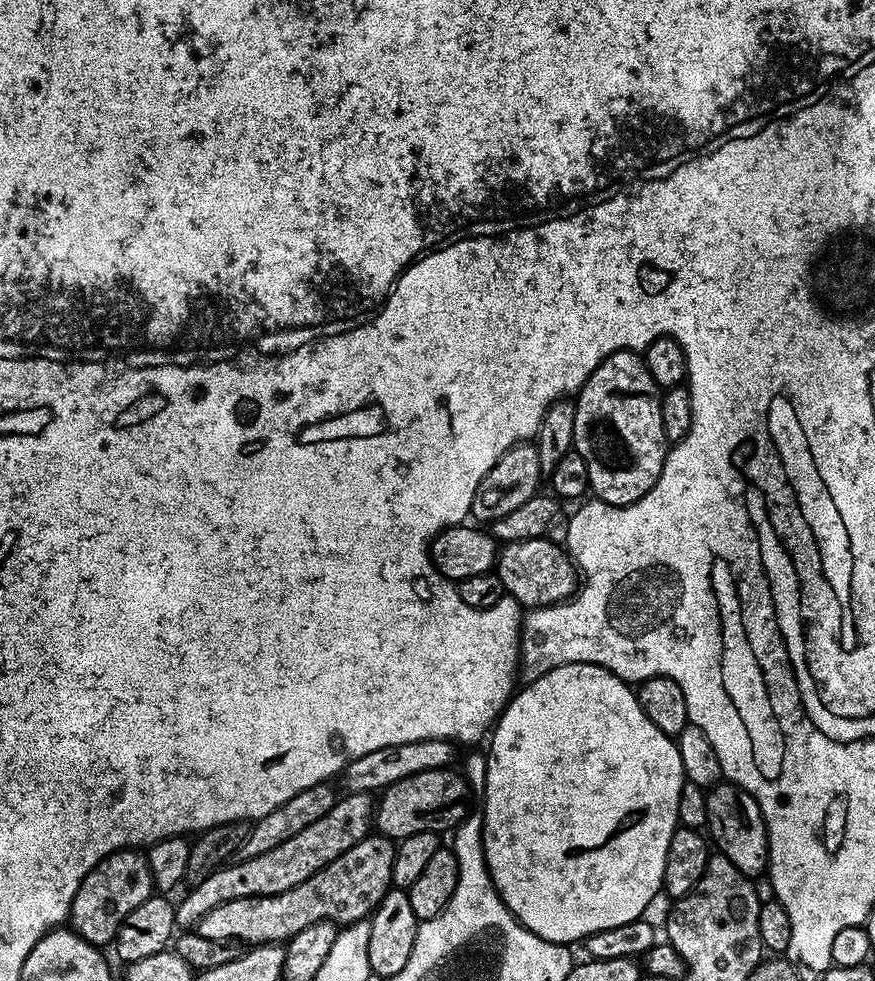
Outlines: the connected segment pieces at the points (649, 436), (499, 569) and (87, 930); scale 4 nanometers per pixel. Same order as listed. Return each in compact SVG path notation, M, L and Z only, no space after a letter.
M636 350L610 354L610 358L601 362L594 374L590 374L590 378L580 387L575 397L572 446L574 451L582 454L582 458L586 458L586 470L590 470L588 486L595 499L605 500L608 504L637 503L658 482L670 447L662 430L661 395L661 389L657 388L643 355Z
M541 538L510 542L499 549L494 569L496 576L502 578L505 593L513 596L525 609L549 608L551 604L563 604L578 591L582 577L576 562L557 544L552 538Z
M121 850L111 852L106 858L86 874L80 883L78 894L74 894L70 927L82 939L97 946L111 945L120 929L120 923L134 910L134 906L142 906L146 898L154 895L152 875L148 869L148 858L140 850Z

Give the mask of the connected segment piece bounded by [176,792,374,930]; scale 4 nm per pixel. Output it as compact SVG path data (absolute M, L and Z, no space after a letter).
M350 792L341 795L336 805L326 814L322 814L318 822L294 834L294 838L286 838L282 846L274 846L274 850L266 850L266 854L258 854L258 858L229 862L214 874L210 874L210 878L200 884L191 885L187 889L189 892L176 904L177 929L195 929L196 923L222 902L247 896L277 896L306 882L306 878L325 868L334 858L350 850L352 844L369 835L373 820L374 800L369 793Z

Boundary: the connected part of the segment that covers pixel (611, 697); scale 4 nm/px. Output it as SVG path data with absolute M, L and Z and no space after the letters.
M574 662L574 663L573 663L573 664L563 664L563 665L562 665L562 666L558 666L558 667L557 667L557 668L555 668L555 669L554 669L554 670L550 670L550 671L549 671L549 672L547 672L547 673L546 673L546 674L542 674L542 675L541 675L541 676L540 676L540 677L539 677L539 678L537 678L537 680L529 680L529 681L527 681L527 683L525 683L525 684L524 684L524 685L523 685L523 686L524 686L524 687L525 687L525 688L524 688L524 689L522 689L522 690L521 690L521 692L520 692L520 689L519 689L519 691L517 691L517 692L516 692L516 693L515 693L515 695L513 695L513 697L512 697L512 699L511 699L511 700L509 700L509 701L508 701L508 704L507 704L507 705L506 705L506 706L505 706L505 708L504 708L504 711L503 711L503 712L502 712L502 713L501 713L501 715L500 715L500 716L499 716L499 719L498 719L498 720L496 720L496 722L495 722L495 725L494 725L494 727L493 727L493 728L492 728L492 729L491 729L491 732L490 732L490 738L491 738L491 736L492 736L492 752L491 752L491 751L489 751L489 752L488 752L488 753L487 753L487 759L488 759L488 769L487 769L487 770L486 770L486 778L485 778L485 784L484 784L484 787L483 787L483 789L482 789L482 795L484 795L484 809L482 809L482 815L483 815L483 817L484 817L484 853L485 853L485 854L486 854L486 866L487 866L487 867L488 867L488 873L489 873L489 874L490 874L490 878L491 878L491 879L492 879L492 885L493 885L493 886L494 886L494 887L495 887L495 888L496 888L496 889L497 889L497 890L498 890L498 894L499 894L499 895L500 895L500 897L501 897L501 898L502 898L502 902L503 902L503 903L504 903L504 905L506 905L506 906L507 906L507 908L509 908L509 910L511 910L511 912L512 912L512 913L513 913L513 914L514 914L514 915L515 915L515 916L516 916L516 919L517 919L517 920L519 920L519 921L520 921L520 923L521 923L521 924L523 924L523 925L524 925L524 927L525 927L525 928L528 928L528 929L529 929L529 930L531 930L531 932L533 932L533 933L534 933L534 934L538 934L538 938L542 938L542 939L543 939L543 940L549 940L549 941L550 941L550 942L554 942L554 943L555 943L555 944L563 944L563 945L565 945L565 946L572 946L572 943L574 943L574 942L575 942L575 940L576 940L576 943L577 943L577 942L583 942L583 941L584 941L584 939L586 939L586 937L587 937L587 936L589 936L589 935L590 935L590 934L594 934L594 933L595 933L595 932L597 932L597 931L598 931L598 930L610 930L610 926L622 926L622 922L634 922L634 921L635 921L635 920L639 920L639 919L641 919L641 917L643 917L643 916L644 916L644 915L645 915L645 913L647 913L647 912L644 912L644 911L646 911L646 910L647 910L647 908L648 908L648 903L650 903L650 902L651 902L651 900L652 900L652 899L654 899L654 898L655 898L655 896L656 896L656 895L658 895L658 894L659 894L659 895L661 895L661 892L662 892L662 885L663 885L663 883L664 883L664 867L665 867L665 866L666 866L666 850L667 850L667 849L668 849L668 847L669 847L669 846L670 846L670 838L671 838L671 837L672 837L672 832L673 832L673 831L674 831L674 830L675 830L675 828L677 828L677 826L678 826L678 821L677 821L677 819L676 819L676 815L677 815L677 814L678 814L678 798L679 798L679 797L680 797L680 795L681 795L681 794L682 794L682 786L683 786L683 785L684 785L684 783L686 783L686 777L685 777L685 775L684 775L684 771L683 771L683 770L682 770L682 758L681 758L681 757L680 757L680 755L679 755L679 754L678 754L678 746L677 746L677 745L676 745L676 741L675 741L675 739L673 739L673 737L670 737L670 736L667 736L667 735L666 735L666 734L662 734L662 730L658 730L658 726L654 726L654 722L650 722L650 718L646 718L646 714L645 714L645 713L644 713L644 711L643 711L643 710L642 710L642 706L641 706L641 705L640 705L640 703L639 703L639 702L638 702L638 698L637 698L637 697L636 697L636 694L635 694L635 691L633 691L633 689L632 689L632 688L631 688L631 687L629 687L629 685L628 685L628 684L627 684L627 683L625 683L625 681L622 681L622 680L619 680L619 678L618 678L618 677L617 677L617 676L616 676L616 675L615 675L615 674L614 674L614 673L613 673L613 672L611 672L611 671L610 671L610 670L606 670L606 669L605 669L605 668L603 668L603 667L602 667L602 666L598 666L598 665L597 665L597 664L583 664L583 663L582 663L582 662Z

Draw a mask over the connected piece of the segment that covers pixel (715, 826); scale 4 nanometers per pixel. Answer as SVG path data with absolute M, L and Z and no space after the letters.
M721 782L710 788L706 798L708 832L713 836L713 843L718 844L721 855L730 858L746 877L763 875L768 864L768 832L756 799L731 782Z

